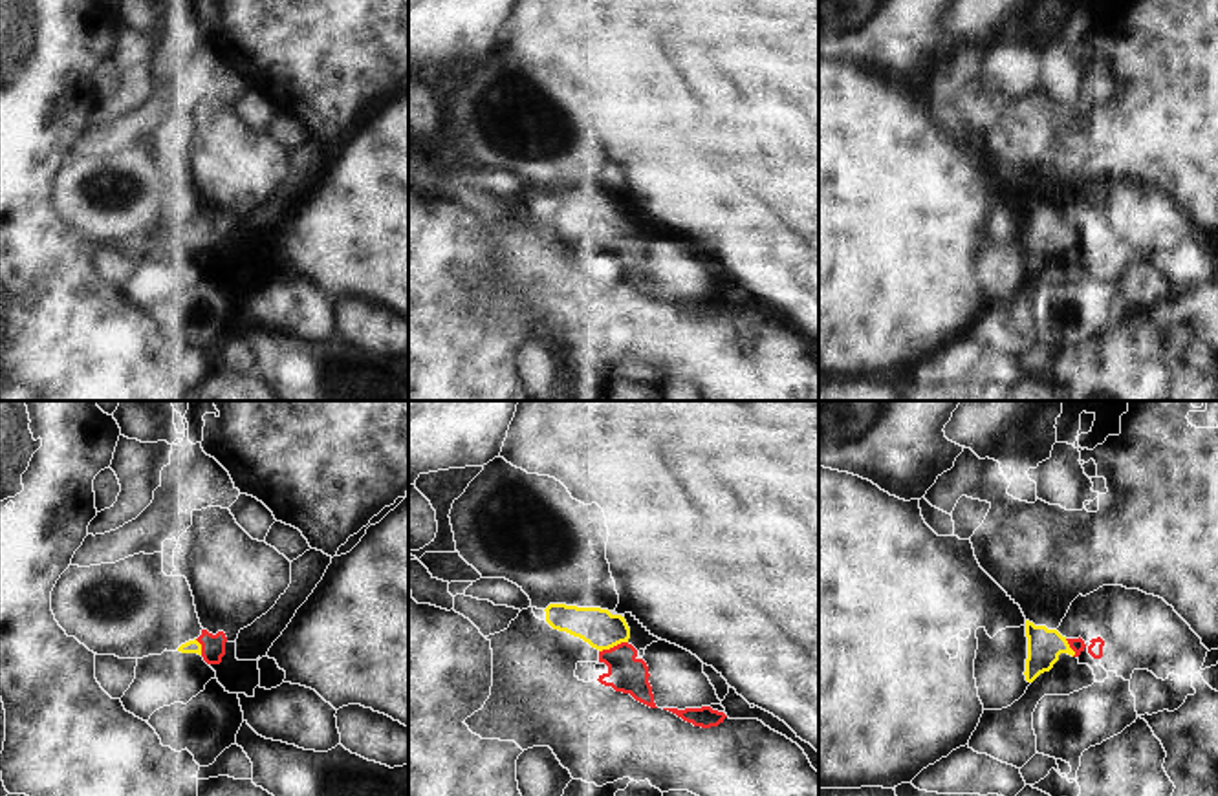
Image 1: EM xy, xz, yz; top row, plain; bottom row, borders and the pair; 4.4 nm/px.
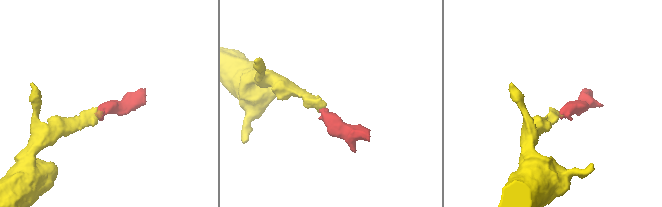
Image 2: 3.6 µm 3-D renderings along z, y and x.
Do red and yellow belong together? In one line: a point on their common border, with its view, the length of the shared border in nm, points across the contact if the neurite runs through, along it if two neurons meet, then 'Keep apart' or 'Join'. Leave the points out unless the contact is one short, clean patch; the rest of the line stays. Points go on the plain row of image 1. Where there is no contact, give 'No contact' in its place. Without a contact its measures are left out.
Touches red at xz (614, 236). Shared border 140 nm. Path across: xz (627, 264), (614, 236), (599, 218). Join

